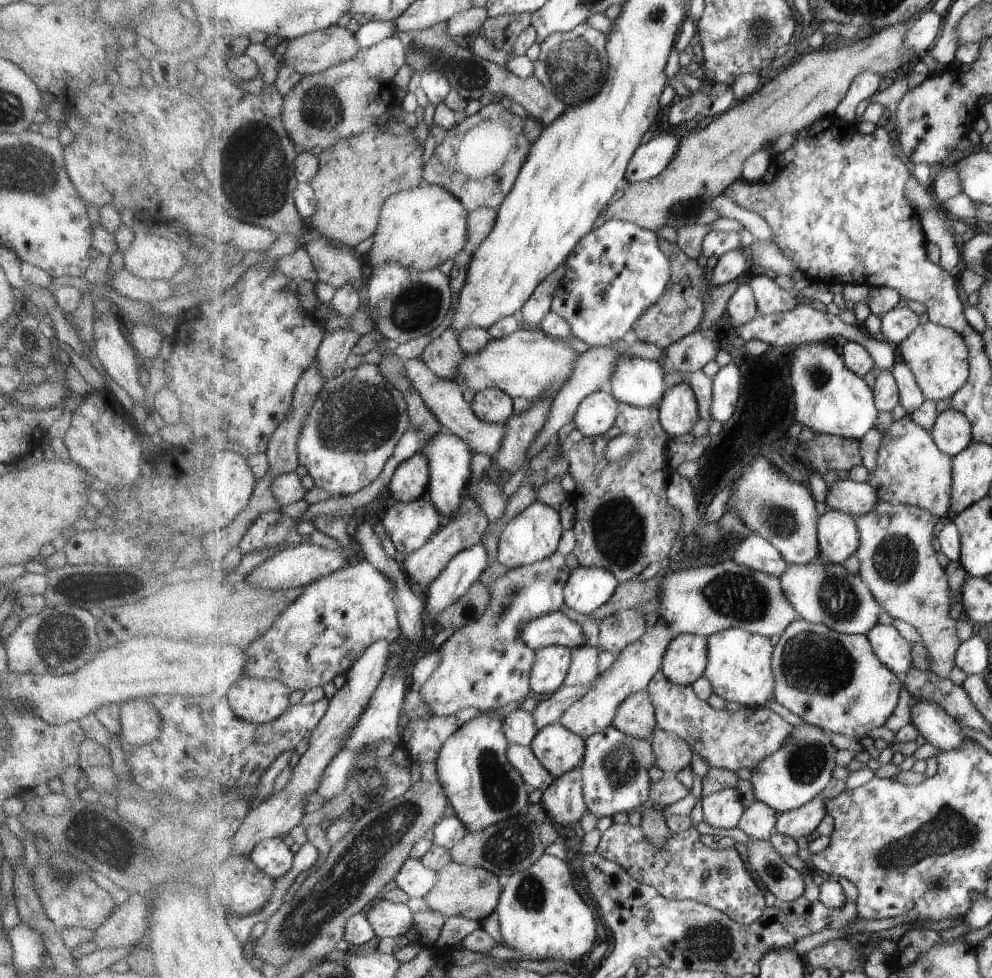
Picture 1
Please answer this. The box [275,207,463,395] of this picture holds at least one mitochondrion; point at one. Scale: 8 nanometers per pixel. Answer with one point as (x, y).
(418, 306)

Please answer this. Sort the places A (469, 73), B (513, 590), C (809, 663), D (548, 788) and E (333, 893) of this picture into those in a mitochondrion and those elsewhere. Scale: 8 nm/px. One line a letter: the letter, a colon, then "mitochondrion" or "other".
A: mitochondrion
B: mitochondrion
C: mitochondrion
D: other
E: mitochondrion

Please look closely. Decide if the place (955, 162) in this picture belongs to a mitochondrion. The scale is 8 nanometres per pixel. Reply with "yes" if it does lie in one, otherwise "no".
no

